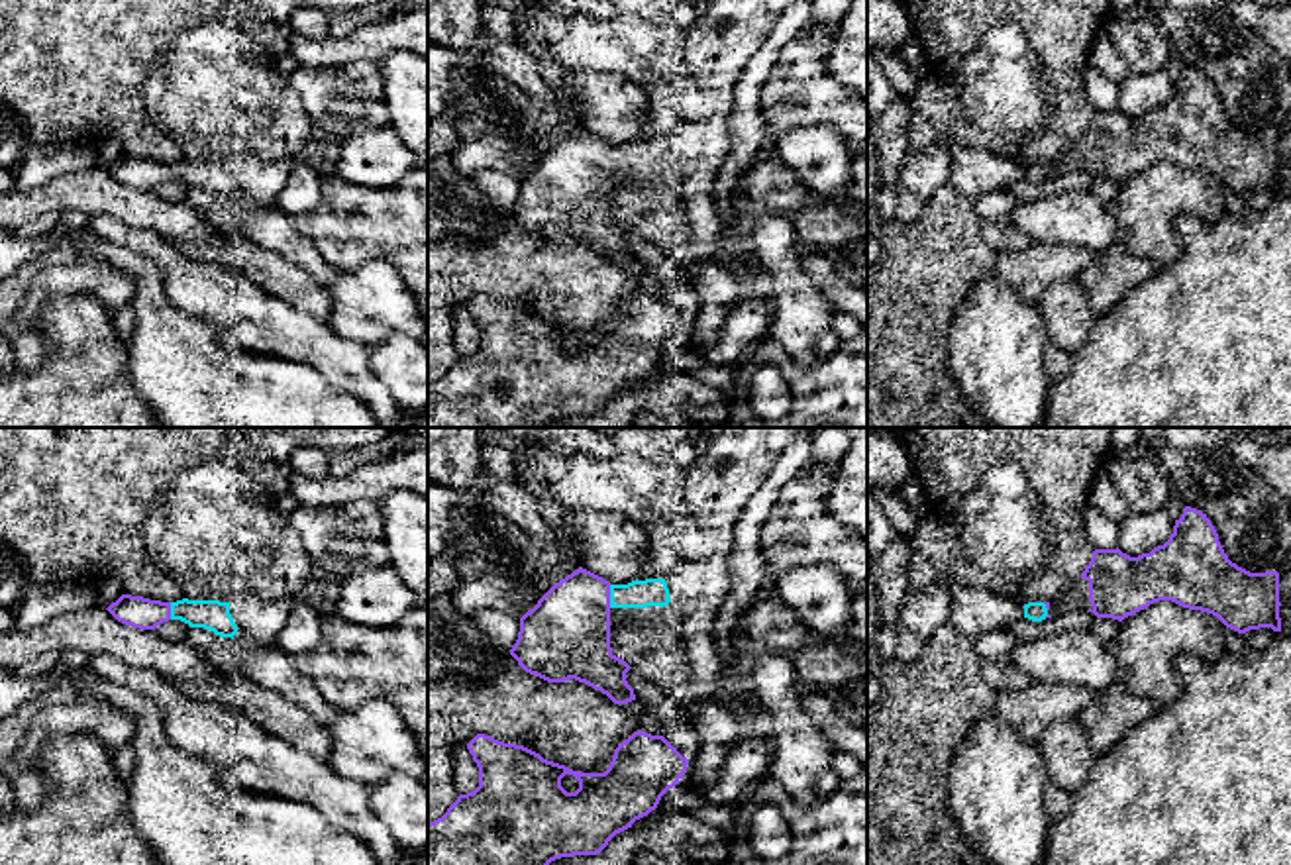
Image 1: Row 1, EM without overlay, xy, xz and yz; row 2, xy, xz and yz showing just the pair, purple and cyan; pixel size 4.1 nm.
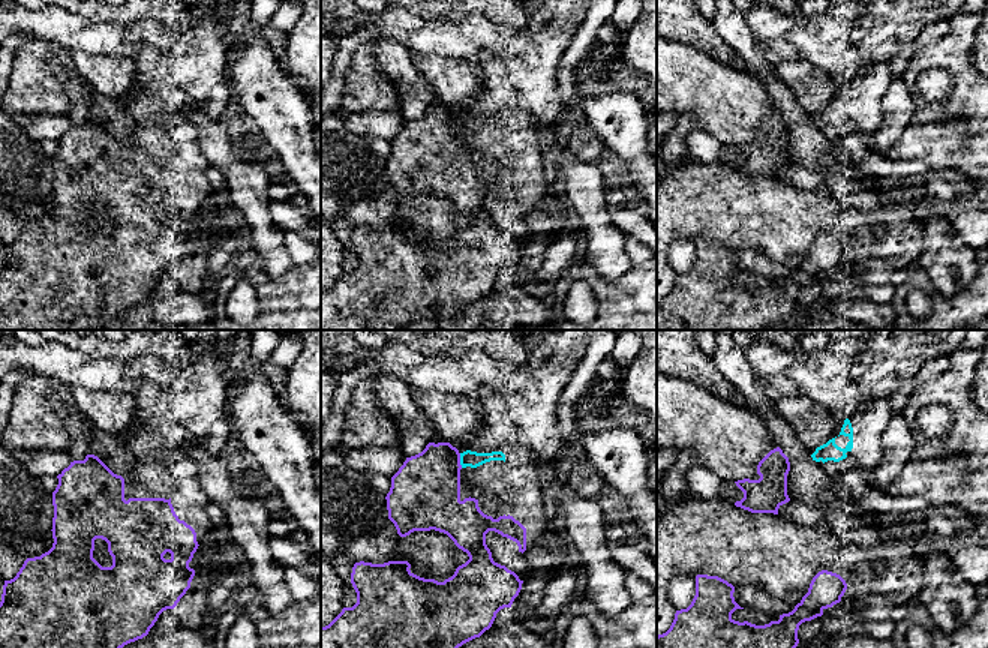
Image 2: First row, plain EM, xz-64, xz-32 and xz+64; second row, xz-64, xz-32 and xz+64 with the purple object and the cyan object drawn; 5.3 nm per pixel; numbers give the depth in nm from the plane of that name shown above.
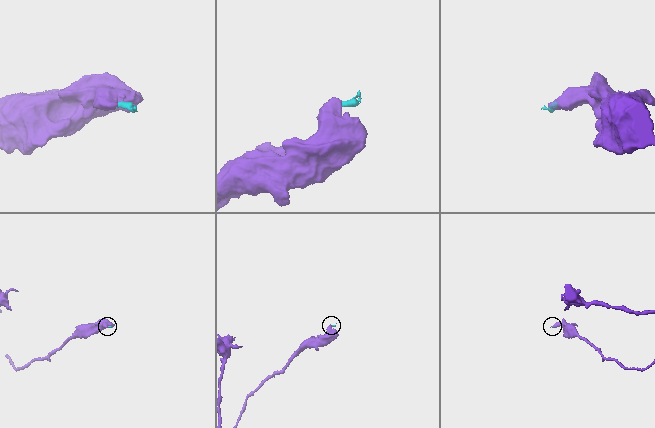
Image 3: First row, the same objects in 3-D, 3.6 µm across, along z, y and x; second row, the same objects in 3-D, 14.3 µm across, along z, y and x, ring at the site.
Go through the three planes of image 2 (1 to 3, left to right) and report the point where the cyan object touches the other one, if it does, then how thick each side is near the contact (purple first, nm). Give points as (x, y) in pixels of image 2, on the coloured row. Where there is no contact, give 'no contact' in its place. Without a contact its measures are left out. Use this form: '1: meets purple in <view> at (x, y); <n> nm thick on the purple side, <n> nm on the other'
1: no contact
2: meets purple in xz-32 at (459, 461); 380 nm thick on the purple side, 90 nm on the other
3: no contact

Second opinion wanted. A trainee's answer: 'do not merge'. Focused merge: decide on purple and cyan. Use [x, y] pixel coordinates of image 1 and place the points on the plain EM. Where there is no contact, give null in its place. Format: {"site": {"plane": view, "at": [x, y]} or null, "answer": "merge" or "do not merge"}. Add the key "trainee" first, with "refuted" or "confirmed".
{"trainee": "refuted", "site": {"plane": "xz", "at": [609, 157]}, "answer": "merge"}

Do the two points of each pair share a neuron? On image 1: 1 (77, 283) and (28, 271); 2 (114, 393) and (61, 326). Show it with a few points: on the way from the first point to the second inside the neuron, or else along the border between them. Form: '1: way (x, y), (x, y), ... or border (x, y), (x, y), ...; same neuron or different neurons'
1: border (38, 271), (20, 305); different neurons
2: way (99, 377), (87, 365), (87, 352), (79, 340); same neuron

